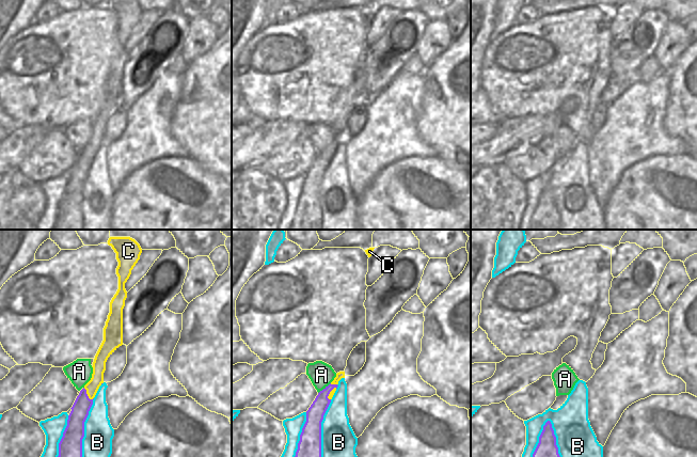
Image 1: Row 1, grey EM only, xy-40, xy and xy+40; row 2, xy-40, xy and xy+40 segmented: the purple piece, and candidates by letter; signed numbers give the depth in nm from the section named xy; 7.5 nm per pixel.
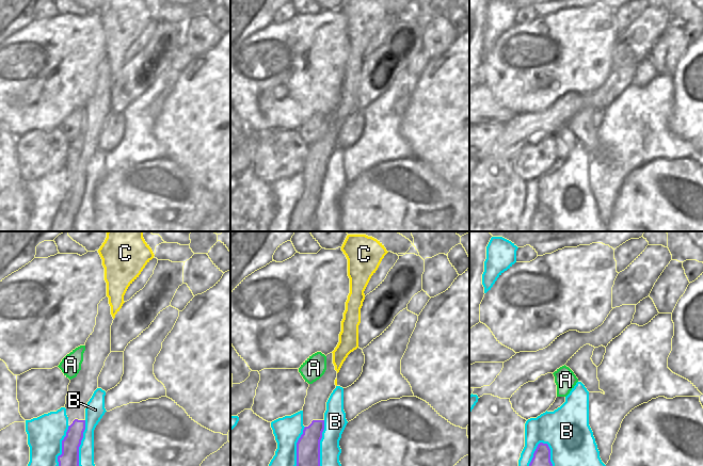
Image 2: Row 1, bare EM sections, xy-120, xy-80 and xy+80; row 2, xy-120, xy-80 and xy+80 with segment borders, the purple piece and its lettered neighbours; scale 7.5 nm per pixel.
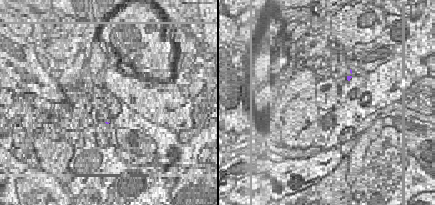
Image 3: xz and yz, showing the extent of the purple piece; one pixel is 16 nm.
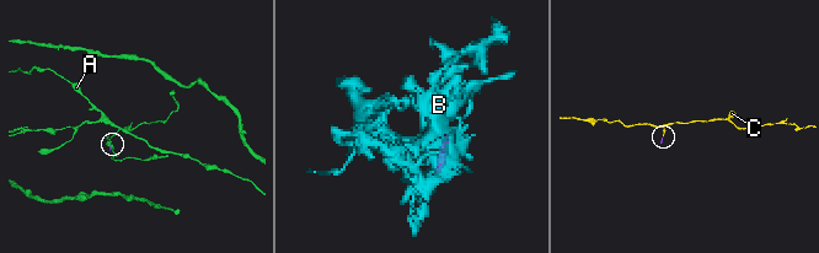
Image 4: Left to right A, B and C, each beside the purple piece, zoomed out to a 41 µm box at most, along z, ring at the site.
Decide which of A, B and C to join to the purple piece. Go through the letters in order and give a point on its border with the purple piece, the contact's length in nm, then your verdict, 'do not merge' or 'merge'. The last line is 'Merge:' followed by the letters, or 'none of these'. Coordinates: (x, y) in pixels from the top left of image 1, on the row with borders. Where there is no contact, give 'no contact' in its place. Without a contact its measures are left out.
A: xy (323, 389) | 130 nm | do not merge
B: xy+40 (539, 438) | 300 nm | do not merge
C: xy-40 (86, 394) | 120 nm | merge
Merge: C

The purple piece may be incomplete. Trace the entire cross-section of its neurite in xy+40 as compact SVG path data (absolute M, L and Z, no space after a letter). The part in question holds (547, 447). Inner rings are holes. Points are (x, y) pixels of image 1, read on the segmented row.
M550 421L543 426L543 430L539 437L539 443L533 457L560 457L556 445L556 437Z

